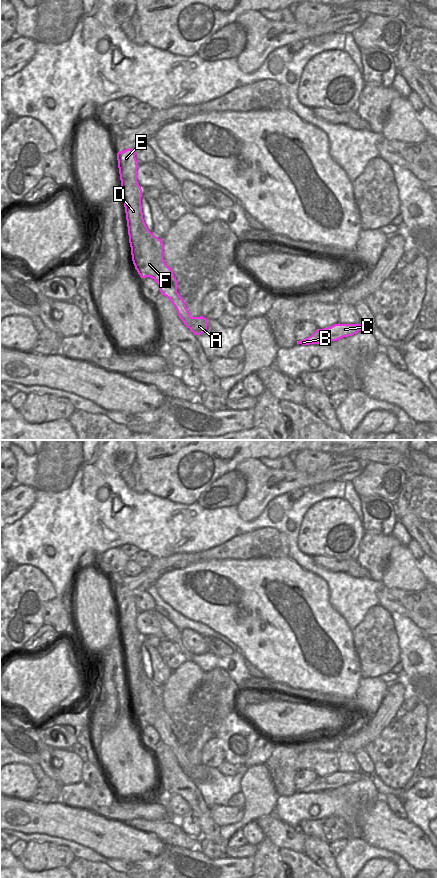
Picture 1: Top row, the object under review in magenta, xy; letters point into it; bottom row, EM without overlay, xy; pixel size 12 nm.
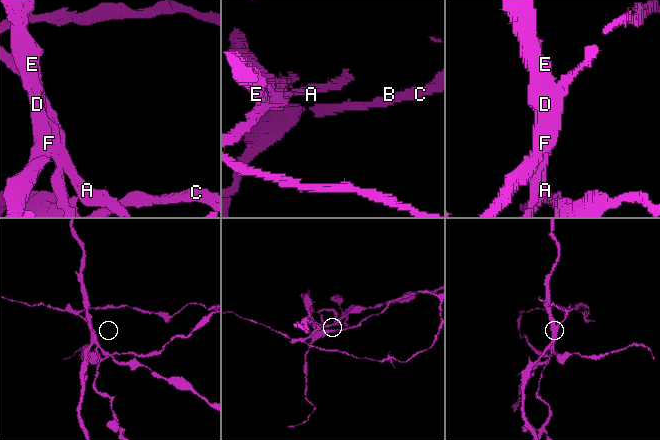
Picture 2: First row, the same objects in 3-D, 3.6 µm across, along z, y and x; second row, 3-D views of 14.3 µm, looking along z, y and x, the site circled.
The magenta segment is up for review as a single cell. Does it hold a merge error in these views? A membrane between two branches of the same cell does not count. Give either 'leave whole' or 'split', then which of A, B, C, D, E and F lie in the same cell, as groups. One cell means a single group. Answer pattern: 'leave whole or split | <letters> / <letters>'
split | A B C F / D E

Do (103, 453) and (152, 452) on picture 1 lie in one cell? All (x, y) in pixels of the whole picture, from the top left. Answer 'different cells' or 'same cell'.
different cells

